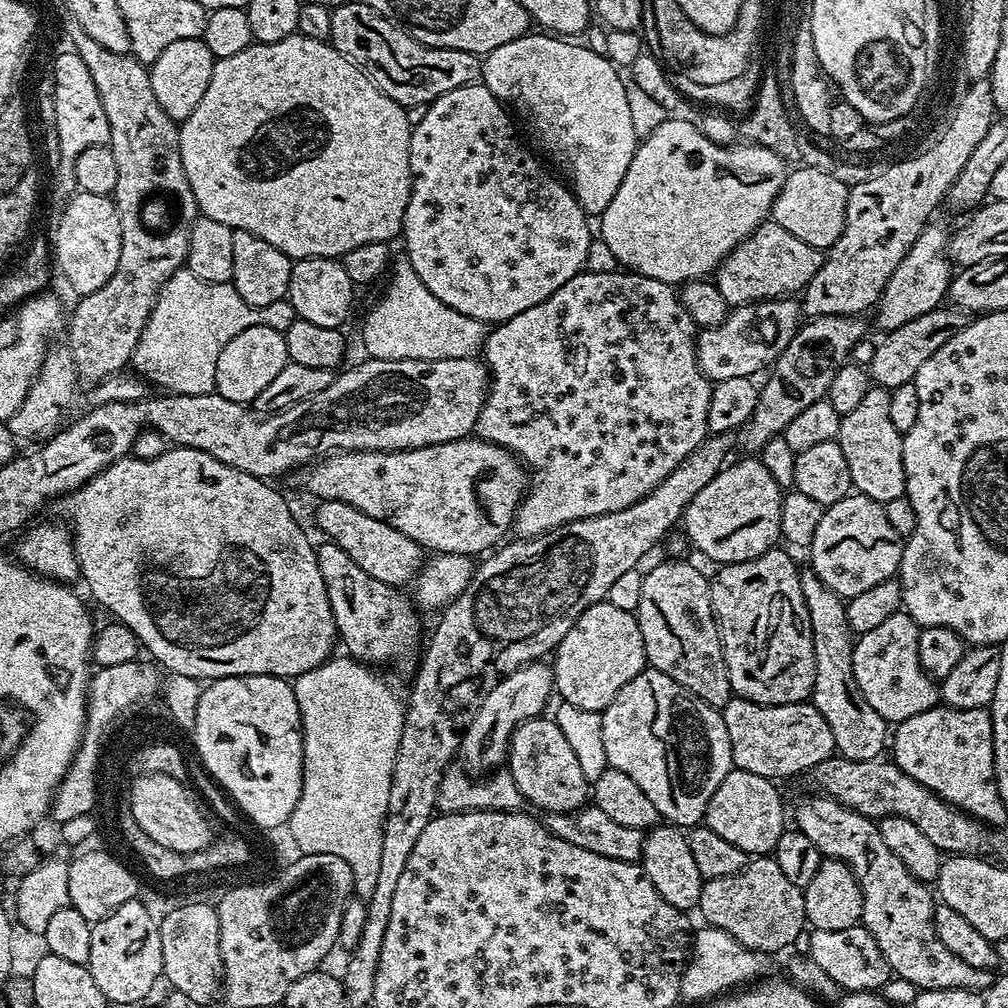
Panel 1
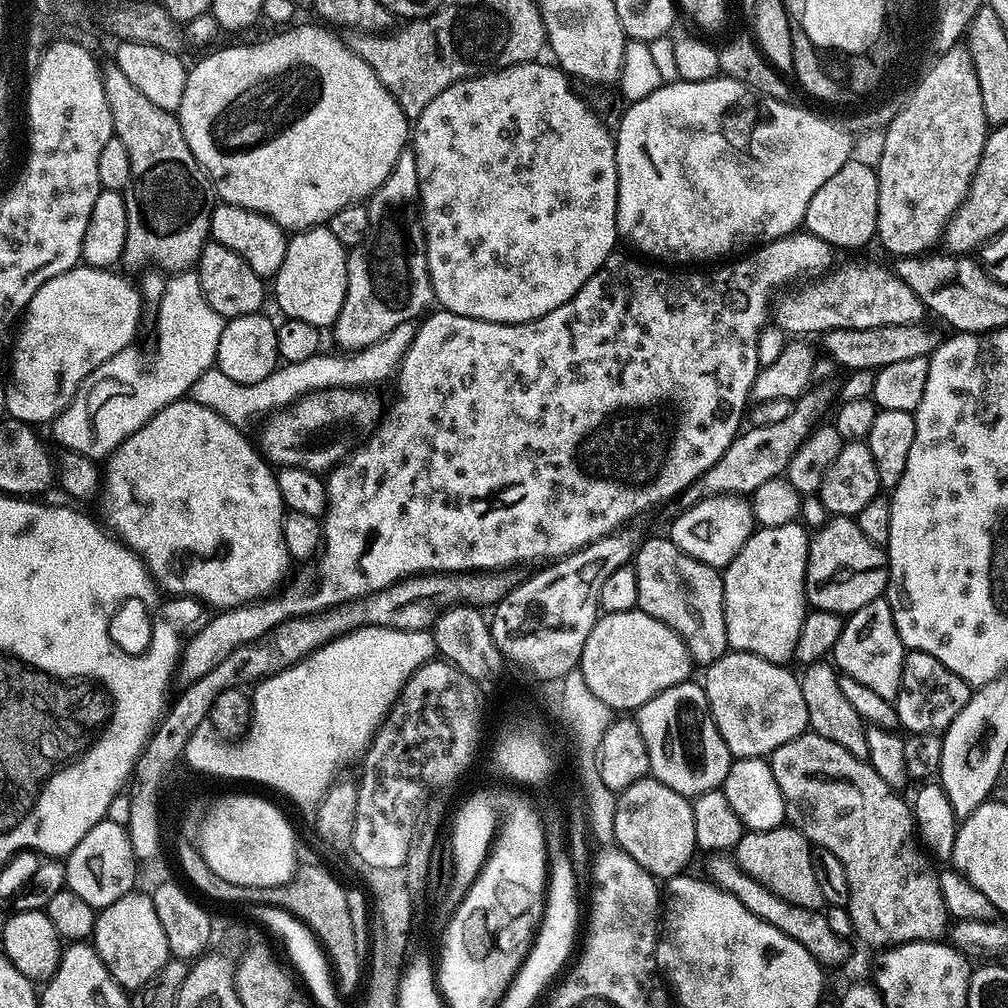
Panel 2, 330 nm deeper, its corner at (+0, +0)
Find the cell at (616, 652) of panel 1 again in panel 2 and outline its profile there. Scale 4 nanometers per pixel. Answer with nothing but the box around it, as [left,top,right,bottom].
[578,610,692,710]

